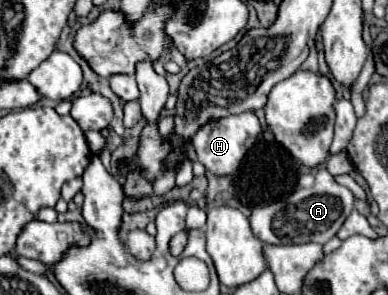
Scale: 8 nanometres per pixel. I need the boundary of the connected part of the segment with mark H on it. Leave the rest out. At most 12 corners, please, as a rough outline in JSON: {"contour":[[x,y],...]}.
{"contour":[[252,111],[204,125],[196,159],[234,175],[262,133]]}

